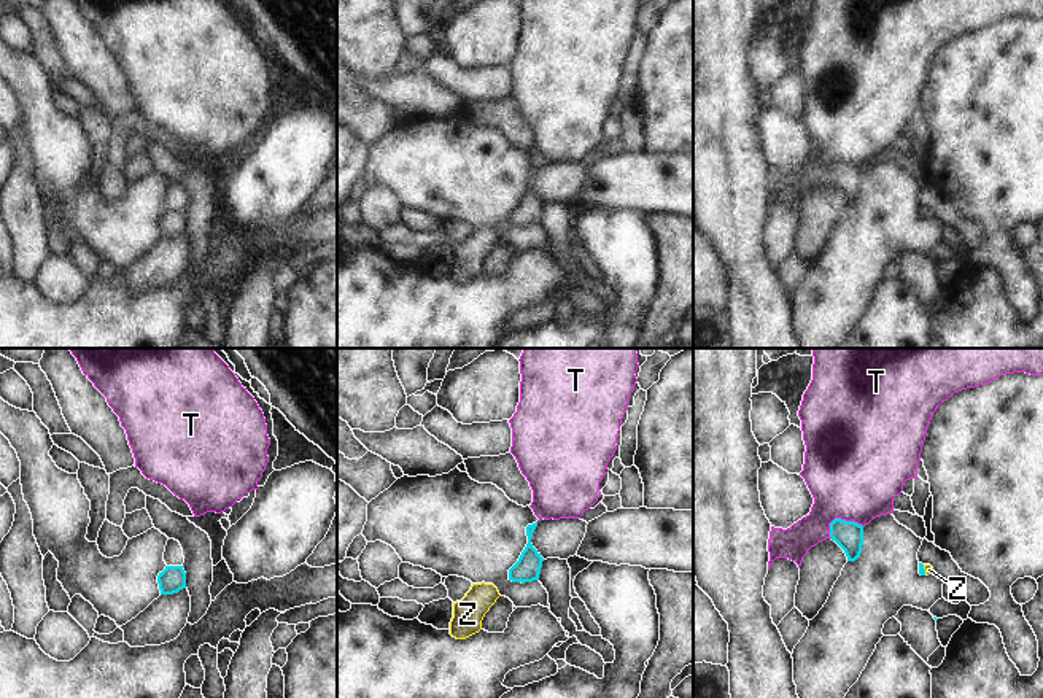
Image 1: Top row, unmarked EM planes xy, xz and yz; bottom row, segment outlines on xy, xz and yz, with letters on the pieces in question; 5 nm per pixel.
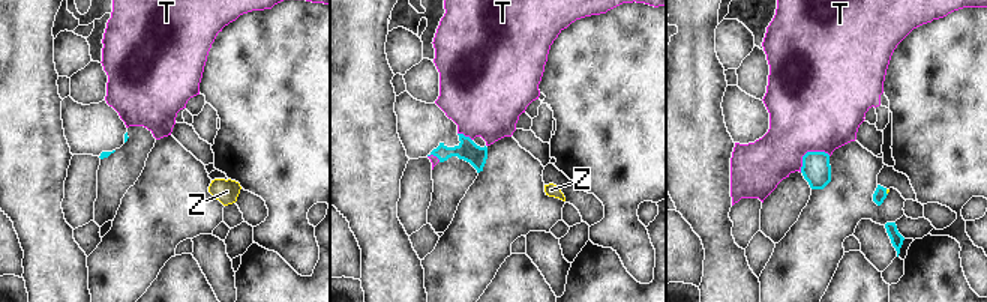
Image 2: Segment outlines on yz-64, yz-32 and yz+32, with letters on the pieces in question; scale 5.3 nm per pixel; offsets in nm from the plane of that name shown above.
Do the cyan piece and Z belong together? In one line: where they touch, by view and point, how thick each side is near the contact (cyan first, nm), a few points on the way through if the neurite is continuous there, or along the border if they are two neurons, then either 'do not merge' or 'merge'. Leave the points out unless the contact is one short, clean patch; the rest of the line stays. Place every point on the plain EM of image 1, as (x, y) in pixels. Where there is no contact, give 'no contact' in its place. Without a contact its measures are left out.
meets cyan in yz at (924, 213); 30 nm thick on the cyan side, 50 nm on the other; runs through yz (921, 210), (924, 213), (929, 213); merge

